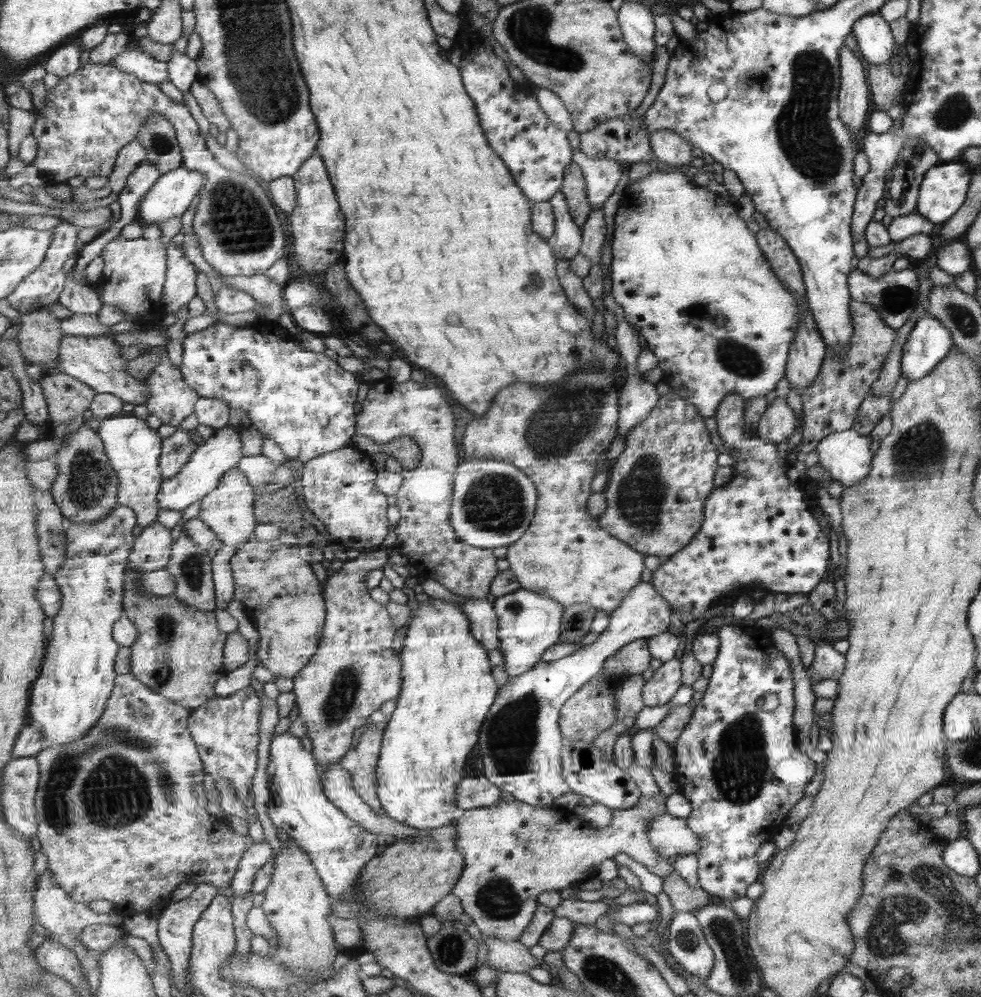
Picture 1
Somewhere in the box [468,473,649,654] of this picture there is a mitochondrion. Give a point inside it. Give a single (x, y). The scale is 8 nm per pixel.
(574, 626)

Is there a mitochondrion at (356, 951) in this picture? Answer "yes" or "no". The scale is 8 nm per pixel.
no

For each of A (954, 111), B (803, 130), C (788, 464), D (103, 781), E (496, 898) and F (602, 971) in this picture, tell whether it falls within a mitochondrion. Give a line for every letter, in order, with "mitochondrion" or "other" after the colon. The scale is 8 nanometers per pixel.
A: mitochondrion
B: mitochondrion
C: other
D: mitochondrion
E: mitochondrion
F: mitochondrion

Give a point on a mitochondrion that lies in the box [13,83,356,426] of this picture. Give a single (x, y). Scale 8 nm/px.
(236, 216)

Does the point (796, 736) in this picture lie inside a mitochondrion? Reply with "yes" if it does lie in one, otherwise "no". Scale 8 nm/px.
no

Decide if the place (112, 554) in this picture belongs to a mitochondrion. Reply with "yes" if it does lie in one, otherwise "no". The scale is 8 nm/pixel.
no

